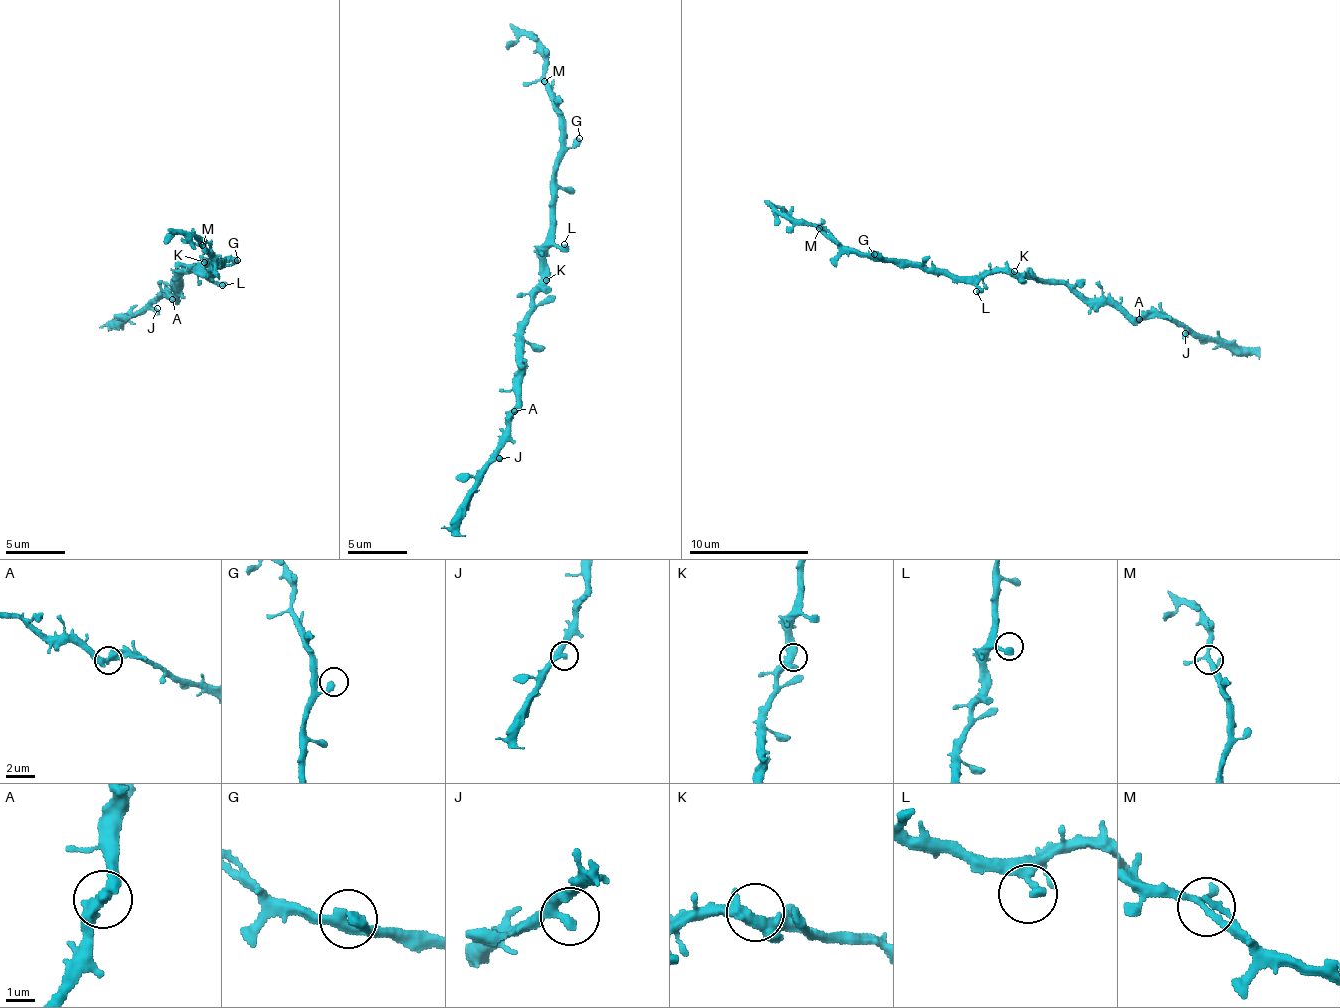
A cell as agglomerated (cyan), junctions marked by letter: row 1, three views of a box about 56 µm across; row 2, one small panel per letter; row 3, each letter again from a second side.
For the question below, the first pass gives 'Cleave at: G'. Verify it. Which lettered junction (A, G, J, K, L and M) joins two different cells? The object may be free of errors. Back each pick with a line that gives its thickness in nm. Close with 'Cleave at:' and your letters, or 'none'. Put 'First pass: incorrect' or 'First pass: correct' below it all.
Cleave at: none
First pass: incorrect

